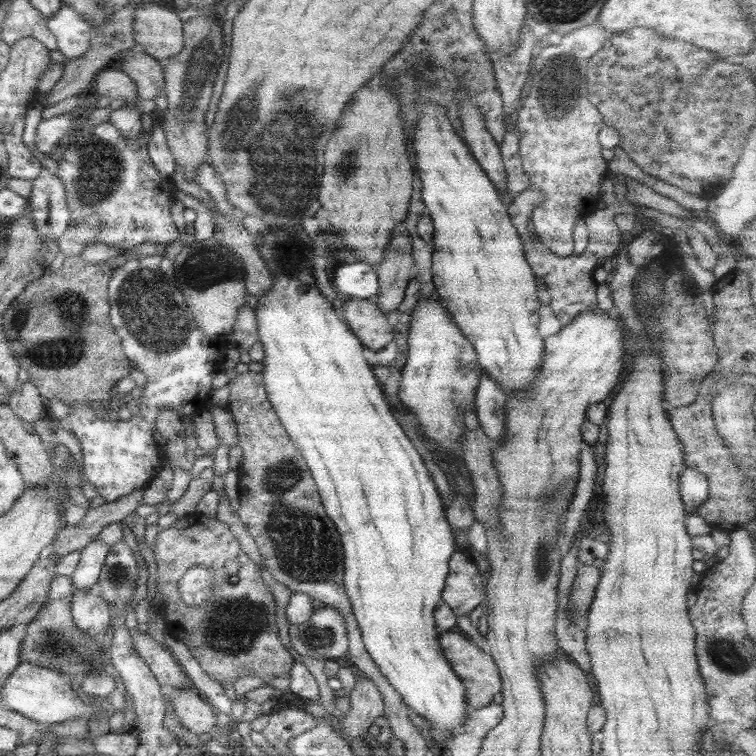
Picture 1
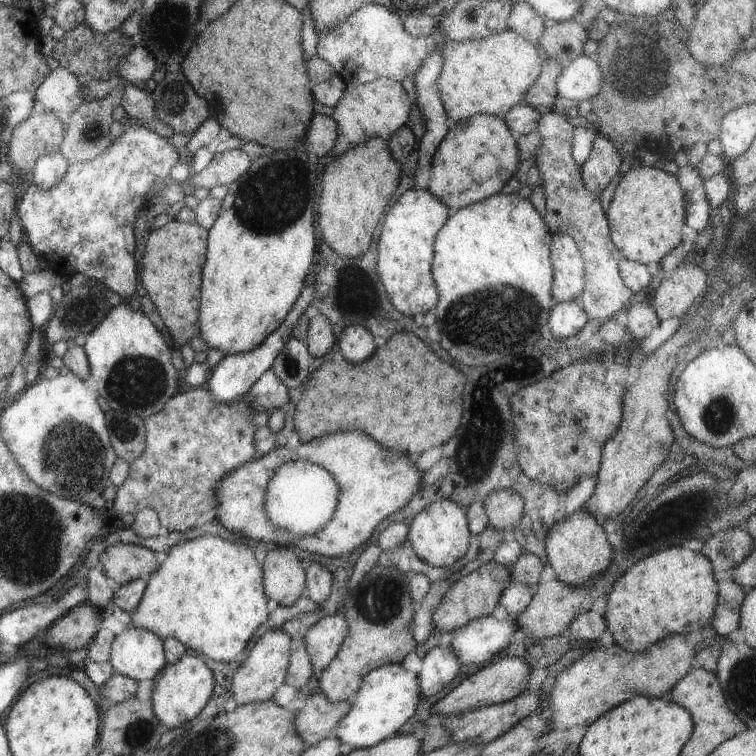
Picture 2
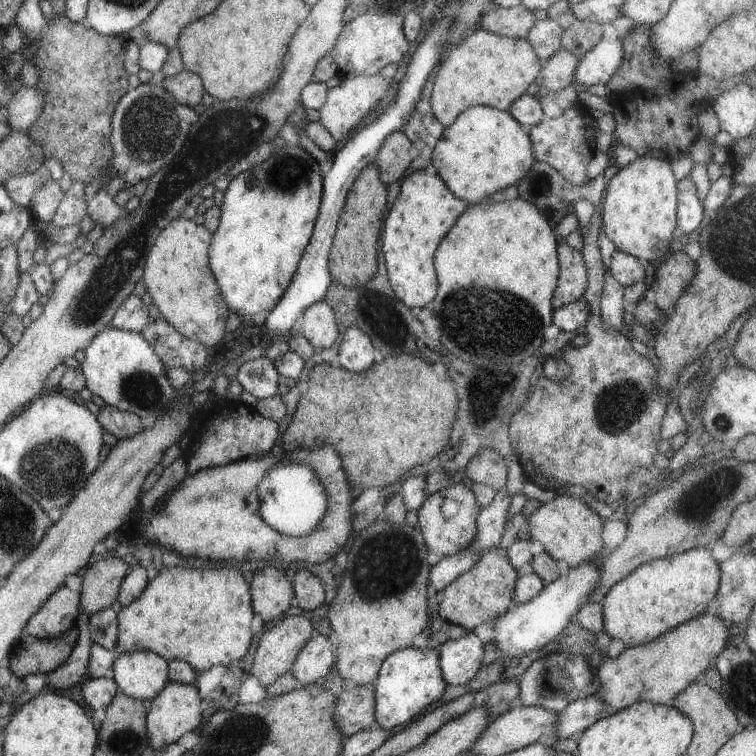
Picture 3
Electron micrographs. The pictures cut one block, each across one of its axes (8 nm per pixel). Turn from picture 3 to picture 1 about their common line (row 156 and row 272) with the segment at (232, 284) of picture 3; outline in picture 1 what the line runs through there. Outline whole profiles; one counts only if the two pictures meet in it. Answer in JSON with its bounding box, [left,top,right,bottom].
[255,224,468,752]

